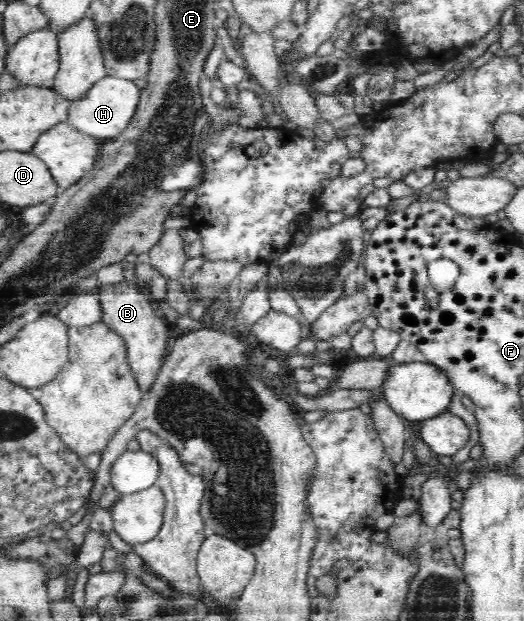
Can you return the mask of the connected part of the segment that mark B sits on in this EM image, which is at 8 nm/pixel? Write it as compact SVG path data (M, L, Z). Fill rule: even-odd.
M129 282L128 284L107 284L102 285L97 291L99 293L100 321L124 341L128 366L140 387L140 393L144 396L151 392L157 381L177 331L154 312L150 300L138 290L137 285L130 286Z

